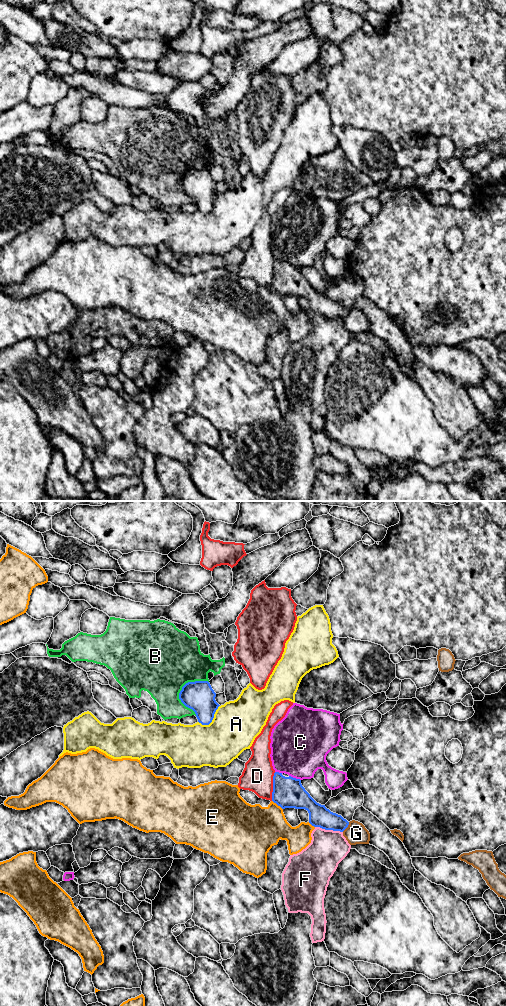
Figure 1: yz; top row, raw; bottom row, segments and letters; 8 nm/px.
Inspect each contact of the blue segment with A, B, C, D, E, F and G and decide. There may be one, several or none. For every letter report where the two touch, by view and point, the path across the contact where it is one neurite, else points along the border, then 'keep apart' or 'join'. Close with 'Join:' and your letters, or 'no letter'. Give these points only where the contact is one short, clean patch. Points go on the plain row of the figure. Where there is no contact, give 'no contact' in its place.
A: meets blue in yz at (212, 207); keep apart
B: meets blue in yz at (181, 178); keep apart
C: meets blue in yz at (295, 266); keep apart
D: meets blue in yz at (273, 274); keep apart
E: meets blue in yz at (277, 292); keep apart
F: meets blue in yz at (329, 317); border along yz (315, 314), (342, 320); keep apart
G: meets blue in yz at (346, 315); keep apart
Join: no letter

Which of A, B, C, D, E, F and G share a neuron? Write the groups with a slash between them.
A / B / C / D / E / F / G

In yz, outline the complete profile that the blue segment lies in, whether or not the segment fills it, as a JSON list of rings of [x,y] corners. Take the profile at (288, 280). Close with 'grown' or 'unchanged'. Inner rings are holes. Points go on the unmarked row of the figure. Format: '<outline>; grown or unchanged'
[[[275,260],[273,264],[272,289],[282,297],[307,298],[309,311],[314,315],[343,320],[349,313],[341,303],[317,291],[302,274],[300,267],[285,265],[279,260]]]; unchanged

